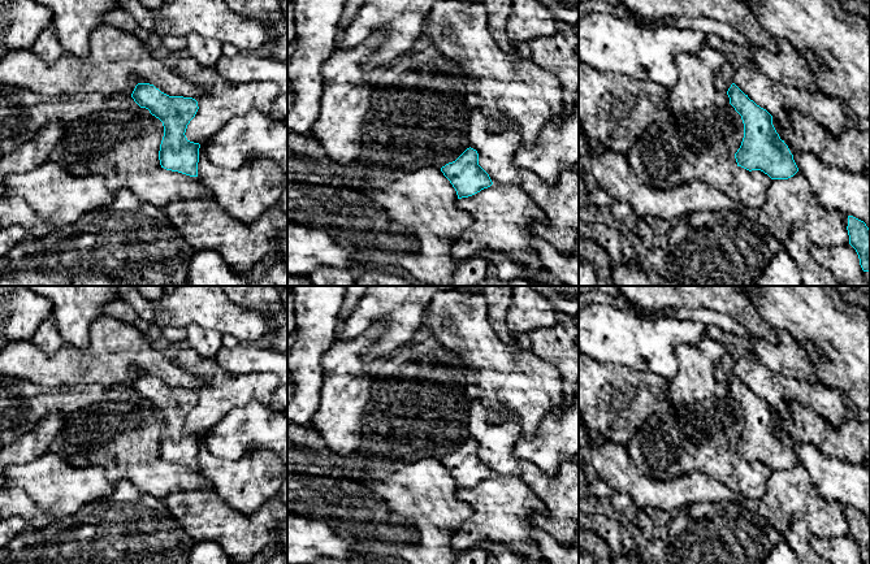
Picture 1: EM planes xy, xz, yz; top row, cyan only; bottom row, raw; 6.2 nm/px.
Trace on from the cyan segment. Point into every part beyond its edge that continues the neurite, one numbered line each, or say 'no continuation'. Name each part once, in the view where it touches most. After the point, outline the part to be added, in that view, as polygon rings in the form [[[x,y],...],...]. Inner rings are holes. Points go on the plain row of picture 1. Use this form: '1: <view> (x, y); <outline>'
1: yz (723, 372); [[[724,355],[717,365],[715,377],[719,382],[728,382],[732,373],[733,359],[728,355]]]

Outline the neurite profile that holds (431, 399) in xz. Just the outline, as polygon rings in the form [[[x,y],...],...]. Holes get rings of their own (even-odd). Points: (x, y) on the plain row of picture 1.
[[[429,334],[421,342],[403,346],[389,357],[375,360],[367,365],[365,373],[373,379],[372,396],[364,411],[362,439],[354,455],[372,478],[386,480],[401,465],[424,457],[441,460],[471,438],[468,433],[471,400],[466,394],[466,379],[459,365],[458,355]]]

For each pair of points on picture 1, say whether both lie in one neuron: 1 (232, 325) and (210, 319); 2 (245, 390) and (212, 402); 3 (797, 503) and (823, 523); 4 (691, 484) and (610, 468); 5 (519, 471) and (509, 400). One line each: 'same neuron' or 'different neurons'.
1: same neuron
2: same neuron
3: same neuron
4: same neuron
5: different neurons

